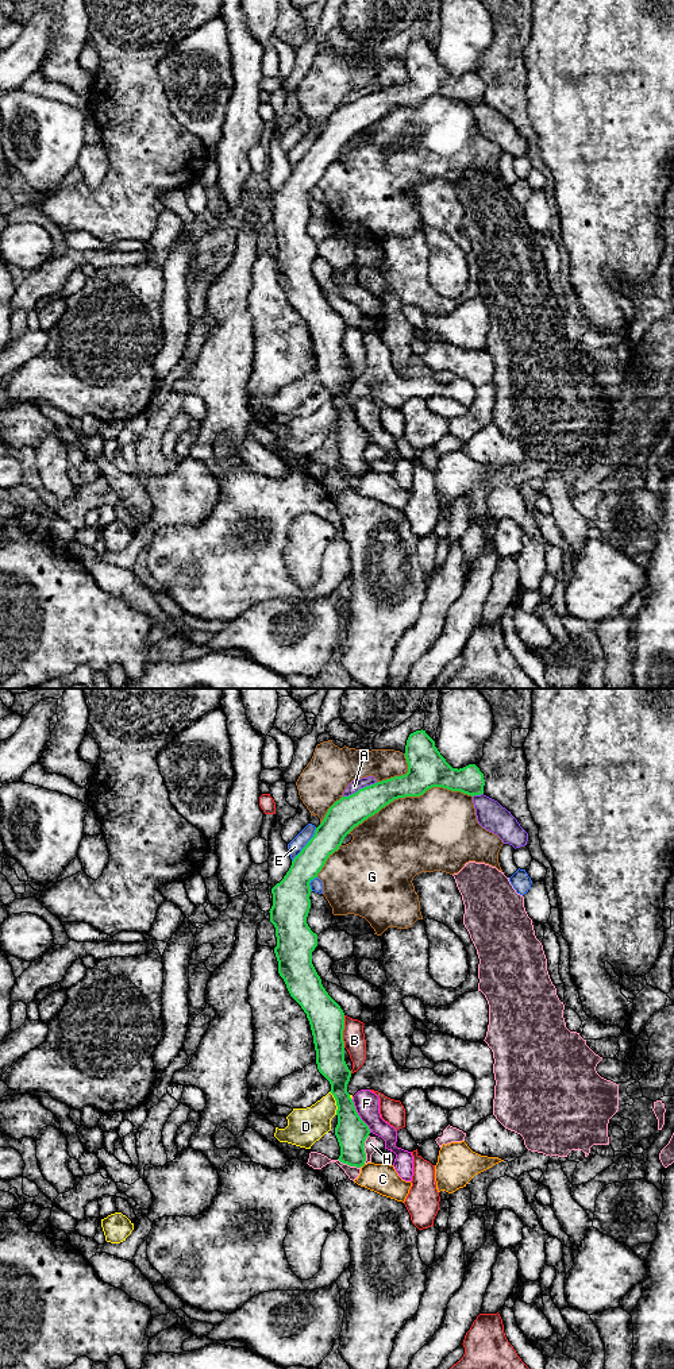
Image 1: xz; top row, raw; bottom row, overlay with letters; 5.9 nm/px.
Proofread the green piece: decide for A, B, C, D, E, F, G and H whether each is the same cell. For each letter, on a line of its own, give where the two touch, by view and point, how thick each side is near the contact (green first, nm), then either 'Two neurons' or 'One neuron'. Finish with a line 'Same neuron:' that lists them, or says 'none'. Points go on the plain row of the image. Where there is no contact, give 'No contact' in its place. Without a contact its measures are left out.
A: Touches green at xz (359, 97). Thickness 190 nm (green) against 70 nm. Two neurons
B: Touches green at xz (342, 340). Thickness 200 nm (green) against 130 nm. Two neurons
C: No contact. Two neurons
D: Touches green at xz (336, 412). Thickness 190 nm (green) against 220 nm. Two neurons
E: Touches green at xz (305, 154). Thickness 180 nm (green) against 90 nm. Two neurons
F: Touches green at xz (358, 424). Thickness 190 nm (green) against 150 nm. Two neurons
G: Touches green at xz (409, 104). Thickness 240 nm (green) against 460 nm. Two neurons
H: Touches green at xz (364, 458). Thickness 190 nm (green) against 80 nm. Two neurons
Same neuron: none

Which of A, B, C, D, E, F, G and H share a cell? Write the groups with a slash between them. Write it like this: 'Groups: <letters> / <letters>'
Groups: A / B / C / D / E / F / G / H

